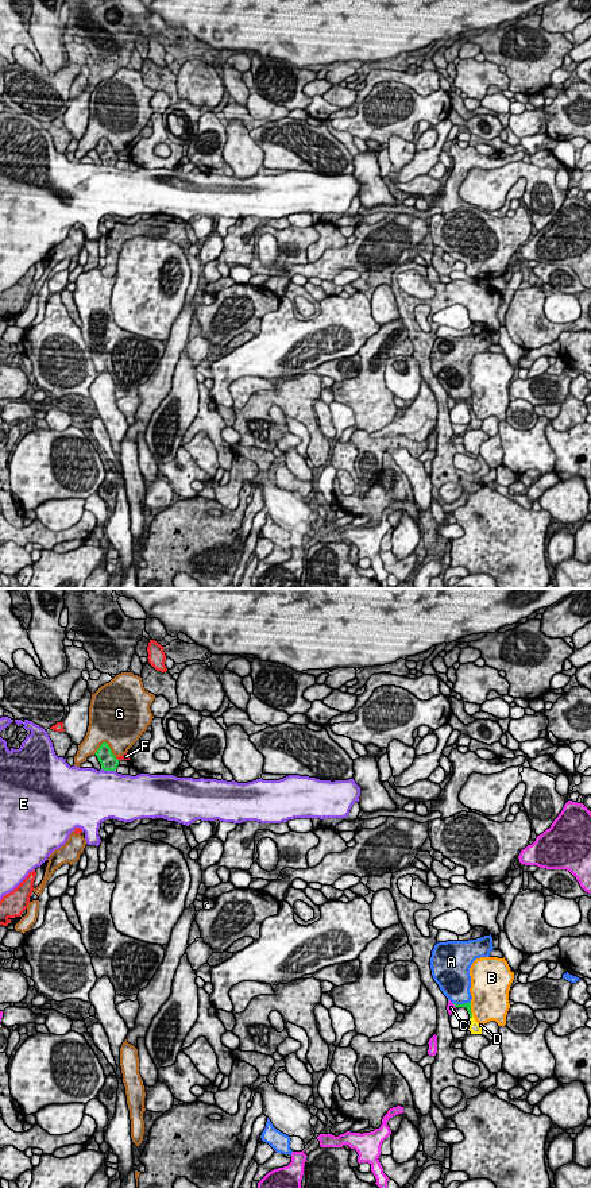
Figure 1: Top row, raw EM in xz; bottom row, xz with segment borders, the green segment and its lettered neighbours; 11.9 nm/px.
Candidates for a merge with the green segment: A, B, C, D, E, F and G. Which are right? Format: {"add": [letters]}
{"add": ["D"]}

